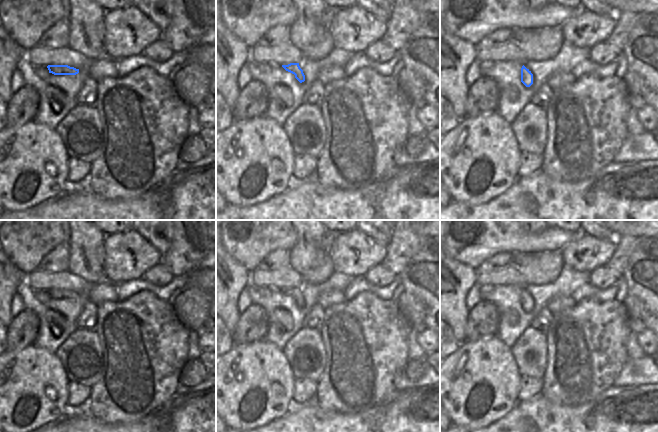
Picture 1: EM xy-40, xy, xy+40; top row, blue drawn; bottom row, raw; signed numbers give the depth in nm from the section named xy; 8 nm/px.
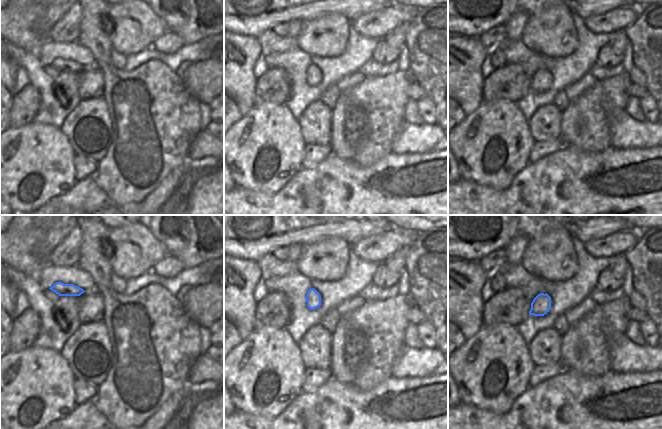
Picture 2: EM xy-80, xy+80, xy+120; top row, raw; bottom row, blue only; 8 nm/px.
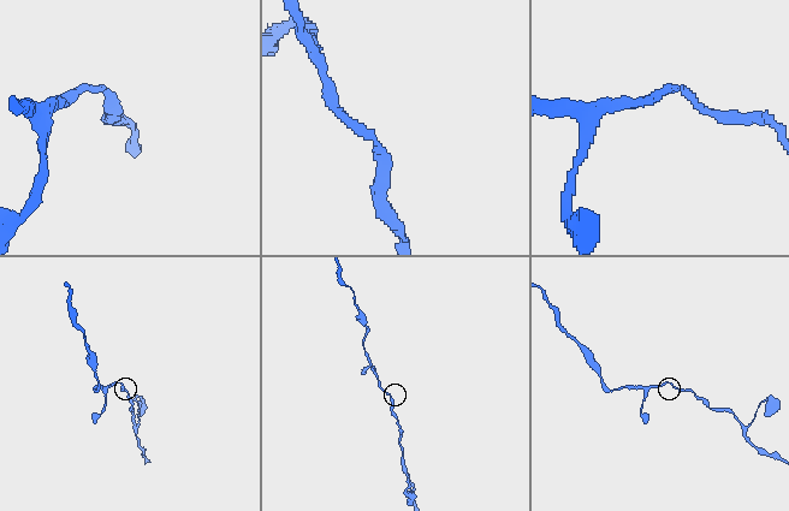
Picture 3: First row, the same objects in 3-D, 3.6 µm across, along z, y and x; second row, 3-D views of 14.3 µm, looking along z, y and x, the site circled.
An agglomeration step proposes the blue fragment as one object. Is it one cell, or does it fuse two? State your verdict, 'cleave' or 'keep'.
keep

